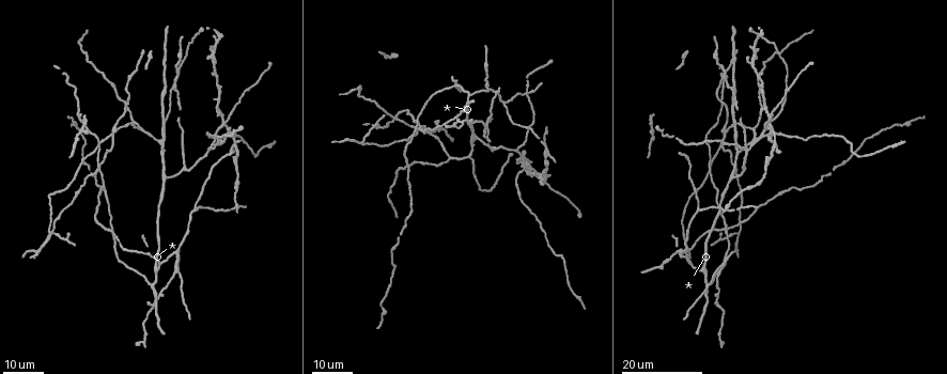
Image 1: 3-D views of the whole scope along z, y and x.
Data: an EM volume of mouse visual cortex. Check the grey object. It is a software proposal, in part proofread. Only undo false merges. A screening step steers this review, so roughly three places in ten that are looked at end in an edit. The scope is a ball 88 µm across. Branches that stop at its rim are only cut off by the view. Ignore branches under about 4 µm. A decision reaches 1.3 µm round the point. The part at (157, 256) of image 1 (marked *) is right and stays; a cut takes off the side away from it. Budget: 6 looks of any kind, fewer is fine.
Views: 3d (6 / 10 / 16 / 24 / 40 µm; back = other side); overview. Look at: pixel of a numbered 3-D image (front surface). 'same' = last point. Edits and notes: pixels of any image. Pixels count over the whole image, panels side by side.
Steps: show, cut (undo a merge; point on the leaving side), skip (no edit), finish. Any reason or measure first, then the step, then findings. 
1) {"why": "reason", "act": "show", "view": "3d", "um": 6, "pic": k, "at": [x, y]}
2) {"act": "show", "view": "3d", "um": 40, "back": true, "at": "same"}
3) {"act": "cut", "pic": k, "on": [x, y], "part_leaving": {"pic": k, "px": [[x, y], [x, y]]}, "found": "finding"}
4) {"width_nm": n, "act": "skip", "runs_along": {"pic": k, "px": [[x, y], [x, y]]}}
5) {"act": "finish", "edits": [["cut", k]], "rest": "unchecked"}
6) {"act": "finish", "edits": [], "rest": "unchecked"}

{"why": "sudden change in width", "act": "show", "view": "3d", "um": 16, "pic": 1, "at": [734, 161]}

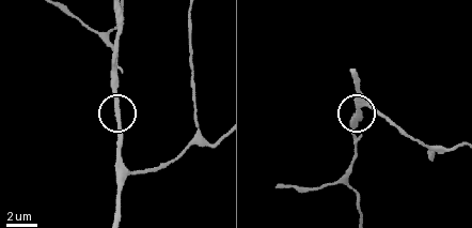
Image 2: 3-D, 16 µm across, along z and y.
{"act": "show", "view": "3d", "um": 10, "pic": 2, "at": [117, 104]}

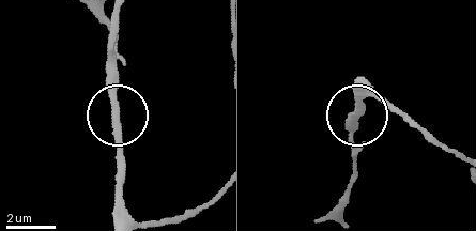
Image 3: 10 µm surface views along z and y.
{"act": "skip", "found": "one neuron here"}

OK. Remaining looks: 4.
{"act": "show", "view": "3d", "um": 24, "pic": 1, "at": [164, 88]}

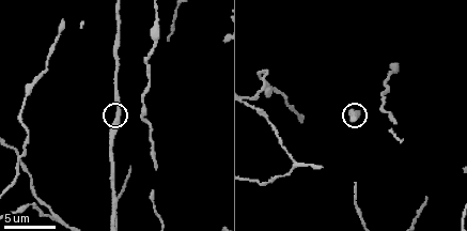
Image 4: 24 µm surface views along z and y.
{"act": "show", "view": "3d", "um": 10, "pic": 4, "at": [118, 115]}

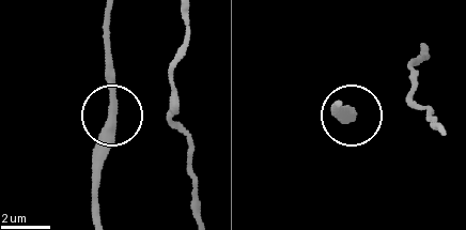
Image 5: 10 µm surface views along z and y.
{"act": "skip", "runs_along": {"pic": 5, "px": [[97, 215], [97, 148], [109, 111], [109, 33]]}, "found": "one neuron here"}

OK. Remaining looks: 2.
{"why": "thin arm on a thick one", "act": "show", "view": "3d", "um": 16, "pic": 1, "at": [474, 137]}

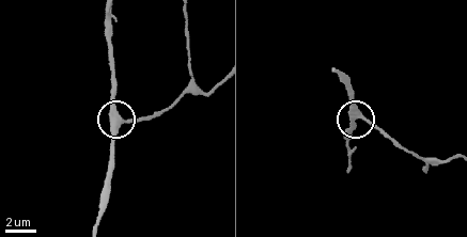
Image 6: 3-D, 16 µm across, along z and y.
{"act": "show", "view": "3d", "um": 6, "pic": 6, "at": [123, 122]}

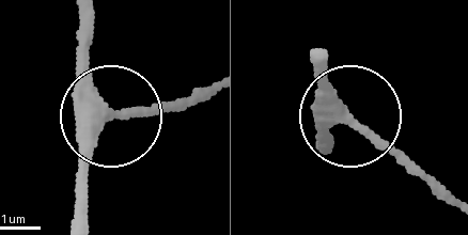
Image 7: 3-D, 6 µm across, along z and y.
{"arms": 3, "act": "skip", "runs_along": {"pic": 7, "px": [[74, 208], [87, 147], [104, 127], [203, 96]]}, "found": "all the same neuron"}

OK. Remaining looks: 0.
{"act": "finish", "edits": [], "rest": "unchecked"}

